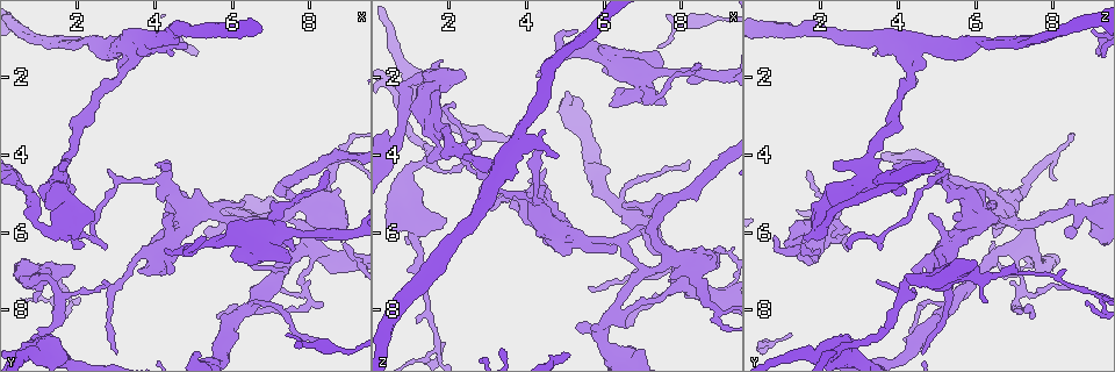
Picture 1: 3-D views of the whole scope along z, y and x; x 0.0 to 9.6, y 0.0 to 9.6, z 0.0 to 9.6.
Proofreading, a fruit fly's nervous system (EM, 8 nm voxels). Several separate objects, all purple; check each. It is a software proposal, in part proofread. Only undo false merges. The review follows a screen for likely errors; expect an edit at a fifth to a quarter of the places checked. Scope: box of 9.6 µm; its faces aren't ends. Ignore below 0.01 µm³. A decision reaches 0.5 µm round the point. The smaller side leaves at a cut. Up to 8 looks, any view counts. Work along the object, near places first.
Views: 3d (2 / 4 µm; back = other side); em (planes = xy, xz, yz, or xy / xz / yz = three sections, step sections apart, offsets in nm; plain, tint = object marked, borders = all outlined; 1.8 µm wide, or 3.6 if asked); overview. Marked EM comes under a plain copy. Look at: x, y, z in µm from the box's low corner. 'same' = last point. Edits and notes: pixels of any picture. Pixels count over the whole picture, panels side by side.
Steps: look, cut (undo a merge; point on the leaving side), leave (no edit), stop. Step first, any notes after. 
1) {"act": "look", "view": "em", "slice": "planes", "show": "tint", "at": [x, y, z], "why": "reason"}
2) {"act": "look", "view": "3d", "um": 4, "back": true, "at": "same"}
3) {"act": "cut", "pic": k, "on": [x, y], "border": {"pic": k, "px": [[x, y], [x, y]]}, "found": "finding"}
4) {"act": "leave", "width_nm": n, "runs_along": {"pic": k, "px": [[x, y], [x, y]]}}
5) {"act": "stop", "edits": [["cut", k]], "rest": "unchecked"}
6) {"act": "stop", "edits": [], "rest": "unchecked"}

{"act": "look", "view": "3d", "um": 4, "at": [6.30, 5.50, 8.05], "why": "three-way junction"}

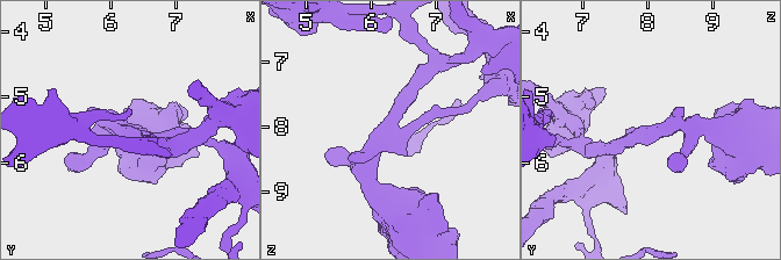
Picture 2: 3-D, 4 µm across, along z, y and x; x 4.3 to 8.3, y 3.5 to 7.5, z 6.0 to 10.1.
{"act": "look", "view": "em", "slice": "planes", "show": "tint", "at": [6.30, 5.50, 8.00]}

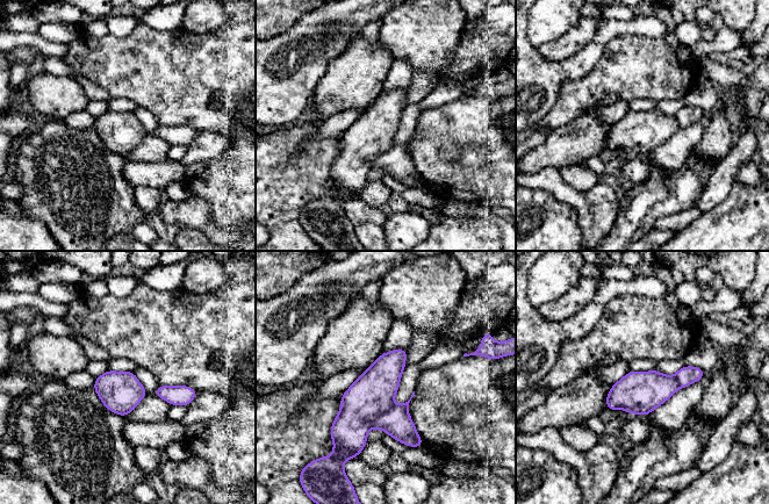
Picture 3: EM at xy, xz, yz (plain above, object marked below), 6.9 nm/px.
{"act": "cut", "pic": 3, "on": [396, 422], "border": {"pic": 3, "px": [[393, 407], [385, 411], [371, 426]]}, "found": "a second neuron is stuck on"}

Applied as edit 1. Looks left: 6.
{"act": "look", "view": "em", "slice": "planes", "show": "tint", "at": [5.00, 6.40, 1.40], "why": "abrupt turn"}

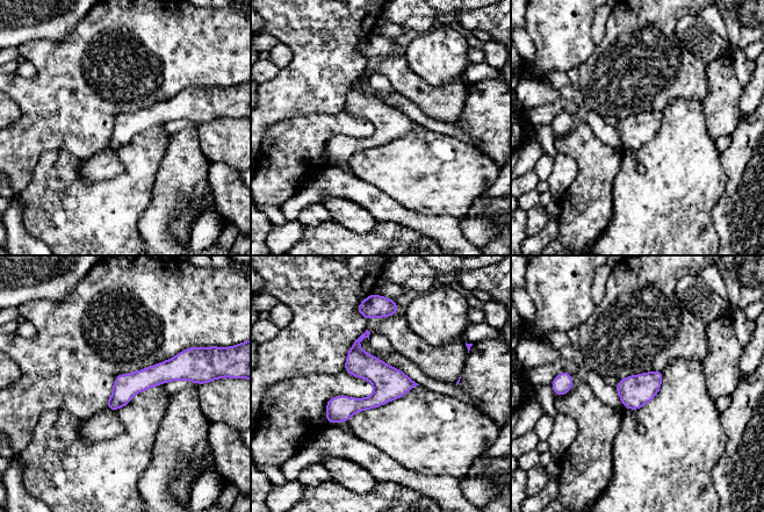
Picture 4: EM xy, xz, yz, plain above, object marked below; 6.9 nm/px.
{"act": "leave", "found": "one neuron here"}

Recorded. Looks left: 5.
{"act": "look", "view": "em", "slice": "yz", "step": 8, "show": "tint", "at": [1.40, 4.95, 2.55], "why": "sharp bend"}

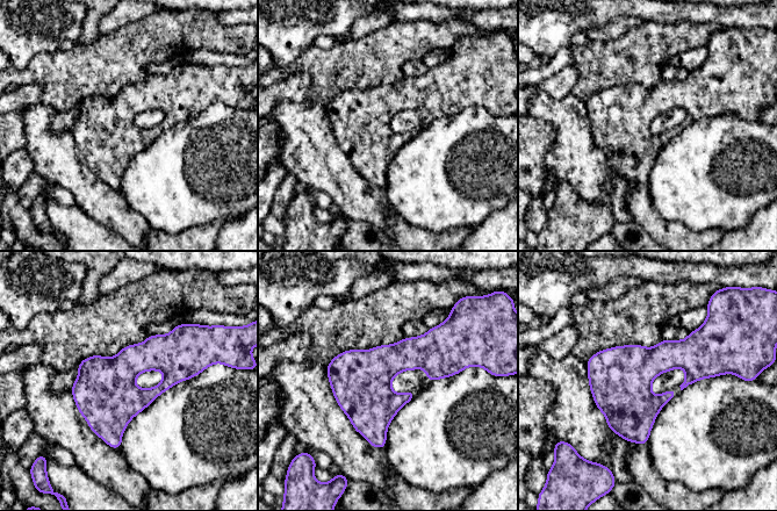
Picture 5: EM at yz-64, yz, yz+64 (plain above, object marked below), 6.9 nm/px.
{"act": "look", "view": "em", "slice": "planes", "show": "tint", "at": "same", "why": "cut it another way"}

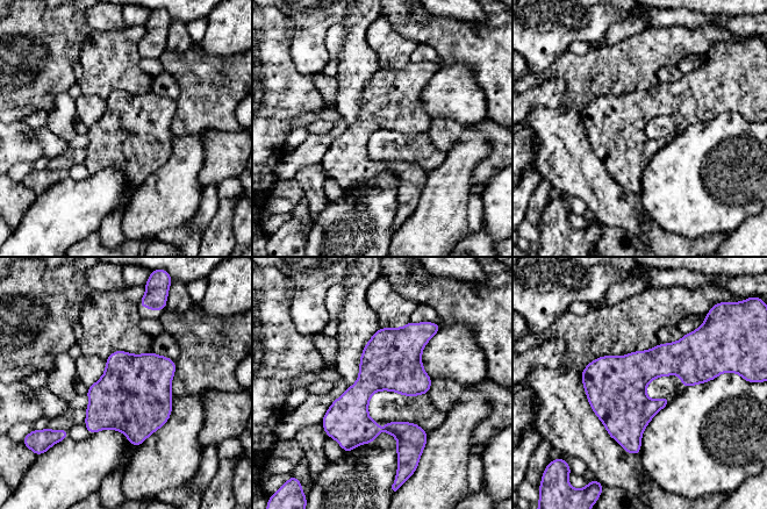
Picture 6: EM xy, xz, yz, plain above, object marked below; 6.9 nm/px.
{"act": "leave", "found": "continuous, no second neuron"}

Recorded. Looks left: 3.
{"act": "stop", "edits": [["cut", 3]], "rest": "unchecked"}

